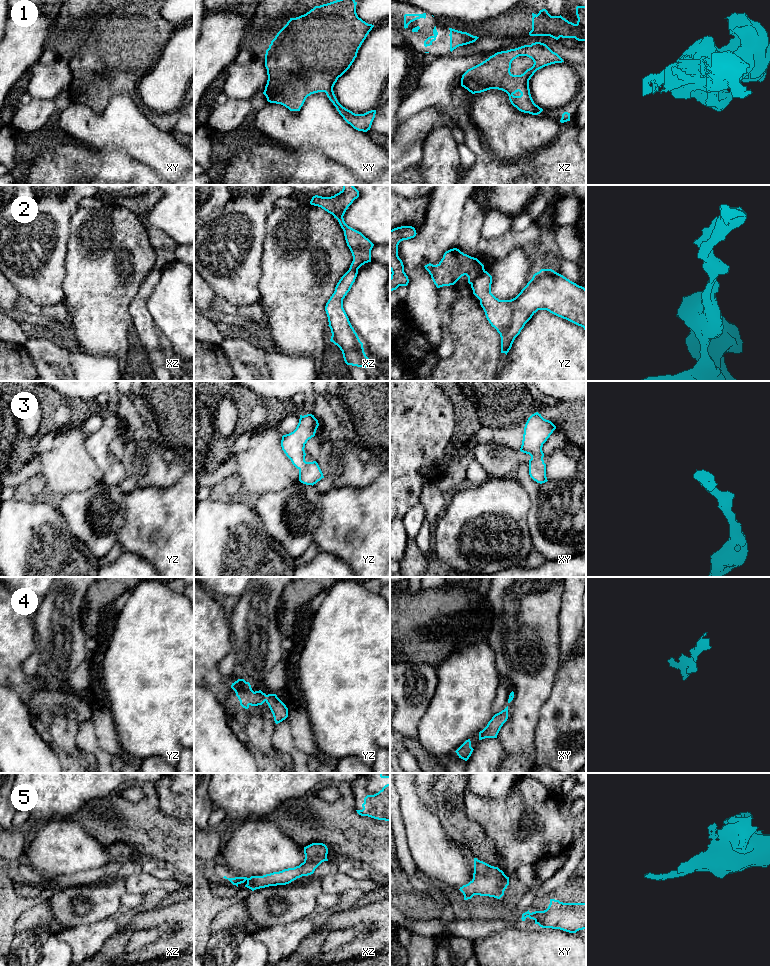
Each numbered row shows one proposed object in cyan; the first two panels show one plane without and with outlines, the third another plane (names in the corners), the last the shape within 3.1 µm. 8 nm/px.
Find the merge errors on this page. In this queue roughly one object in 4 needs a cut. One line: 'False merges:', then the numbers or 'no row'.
False merges: no row

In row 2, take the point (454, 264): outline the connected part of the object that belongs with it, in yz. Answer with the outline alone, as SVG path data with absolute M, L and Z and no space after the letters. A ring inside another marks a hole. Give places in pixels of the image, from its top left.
M457 248L446 251L437 265L429 263L424 267L437 288L454 285L464 275L468 277L468 283L471 285L473 294L480 300L487 320L500 334L501 353L506 355L515 338L538 310L547 310L583 327L586 331L586 289L552 269L541 269L535 273L515 298L499 300L491 293L492 276L484 269L484 265L477 258L464 254Z

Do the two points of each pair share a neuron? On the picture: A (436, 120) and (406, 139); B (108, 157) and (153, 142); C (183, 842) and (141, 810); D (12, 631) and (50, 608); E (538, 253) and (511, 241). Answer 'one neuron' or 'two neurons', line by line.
A: one neuron
B: two neurons
C: one neuron
D: two neurons
E: one neuron

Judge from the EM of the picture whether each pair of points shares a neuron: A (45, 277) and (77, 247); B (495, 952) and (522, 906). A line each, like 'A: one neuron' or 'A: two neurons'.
A: two neurons
B: two neurons

